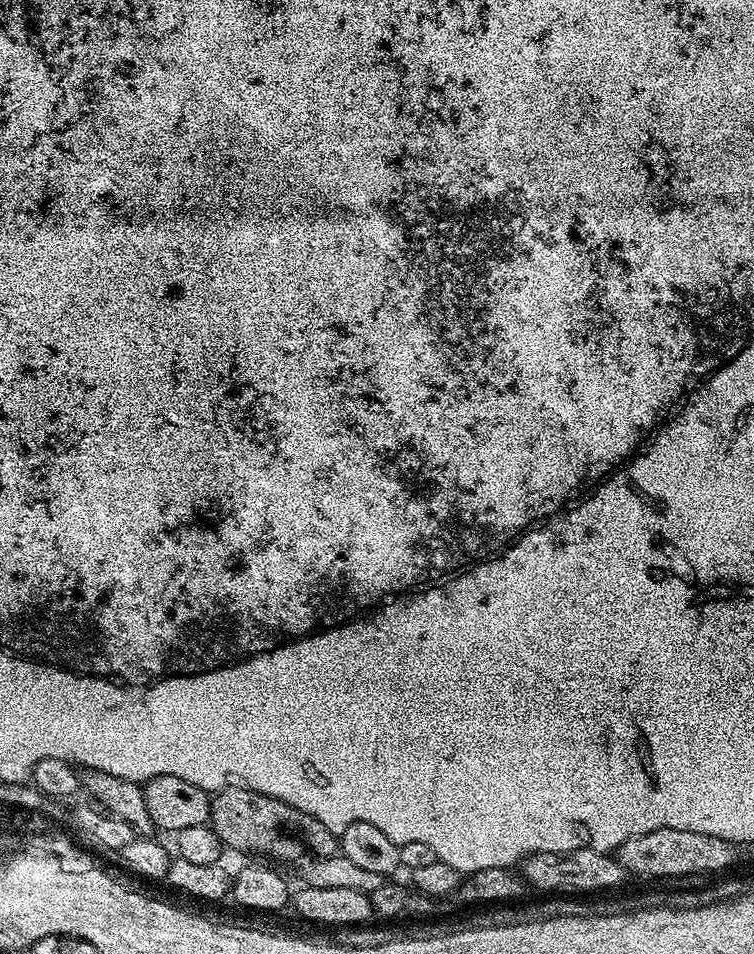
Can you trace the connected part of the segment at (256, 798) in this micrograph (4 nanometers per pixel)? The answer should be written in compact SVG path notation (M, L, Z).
M222 788L211 797L212 815L210 826L218 834L221 845L225 849L233 848L236 852L265 852L276 860L284 860L288 852L292 852L301 844L309 848L312 854L319 854L321 857L329 857L334 852L334 836L323 824L319 824L314 817L305 812L299 812L286 802L270 798L266 794L258 794L249 788Z

